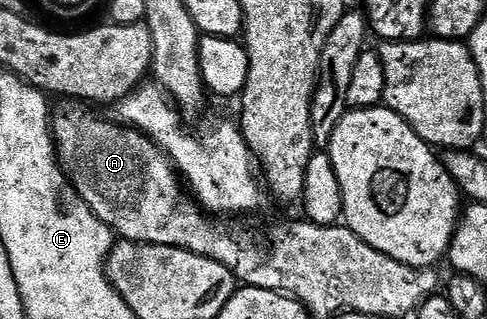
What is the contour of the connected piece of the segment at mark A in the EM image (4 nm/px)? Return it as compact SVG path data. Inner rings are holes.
M63 99L57 104L59 105L54 108L51 122L58 158L74 176L73 185L80 195L78 198L91 209L95 217L110 226L118 238L141 245L177 246L202 257L213 256L219 245L229 247L237 255L241 253L234 232L223 231L219 226L213 225L204 212L179 213L181 183L177 171L171 159L146 134L139 130L130 132L123 125L114 127L97 117L84 102Z

